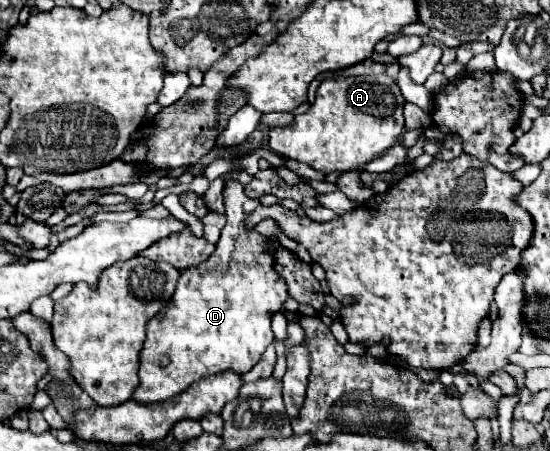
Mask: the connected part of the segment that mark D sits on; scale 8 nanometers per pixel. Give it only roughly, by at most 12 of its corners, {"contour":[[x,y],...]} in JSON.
{"contour":[[224,186],[216,252],[180,272],[146,324],[154,404],[222,370],[246,374],[288,300],[259,206]]}

